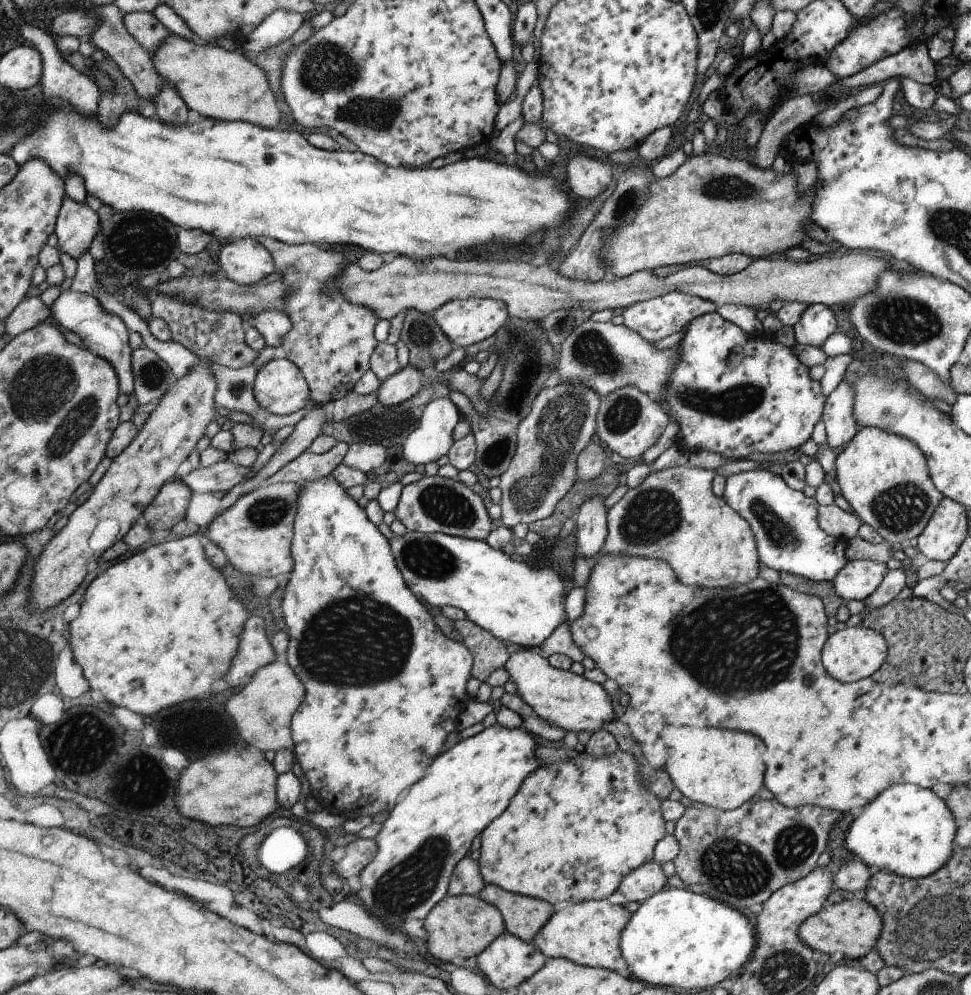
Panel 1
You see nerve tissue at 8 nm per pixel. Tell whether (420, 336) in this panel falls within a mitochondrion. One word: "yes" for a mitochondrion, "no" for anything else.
yes

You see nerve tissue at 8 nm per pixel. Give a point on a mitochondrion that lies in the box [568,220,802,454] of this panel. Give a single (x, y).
(742, 399)

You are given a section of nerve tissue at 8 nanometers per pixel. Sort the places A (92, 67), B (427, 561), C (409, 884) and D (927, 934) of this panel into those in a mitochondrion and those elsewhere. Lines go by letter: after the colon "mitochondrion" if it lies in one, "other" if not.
A: other
B: mitochondrion
C: mitochondrion
D: mitochondrion

